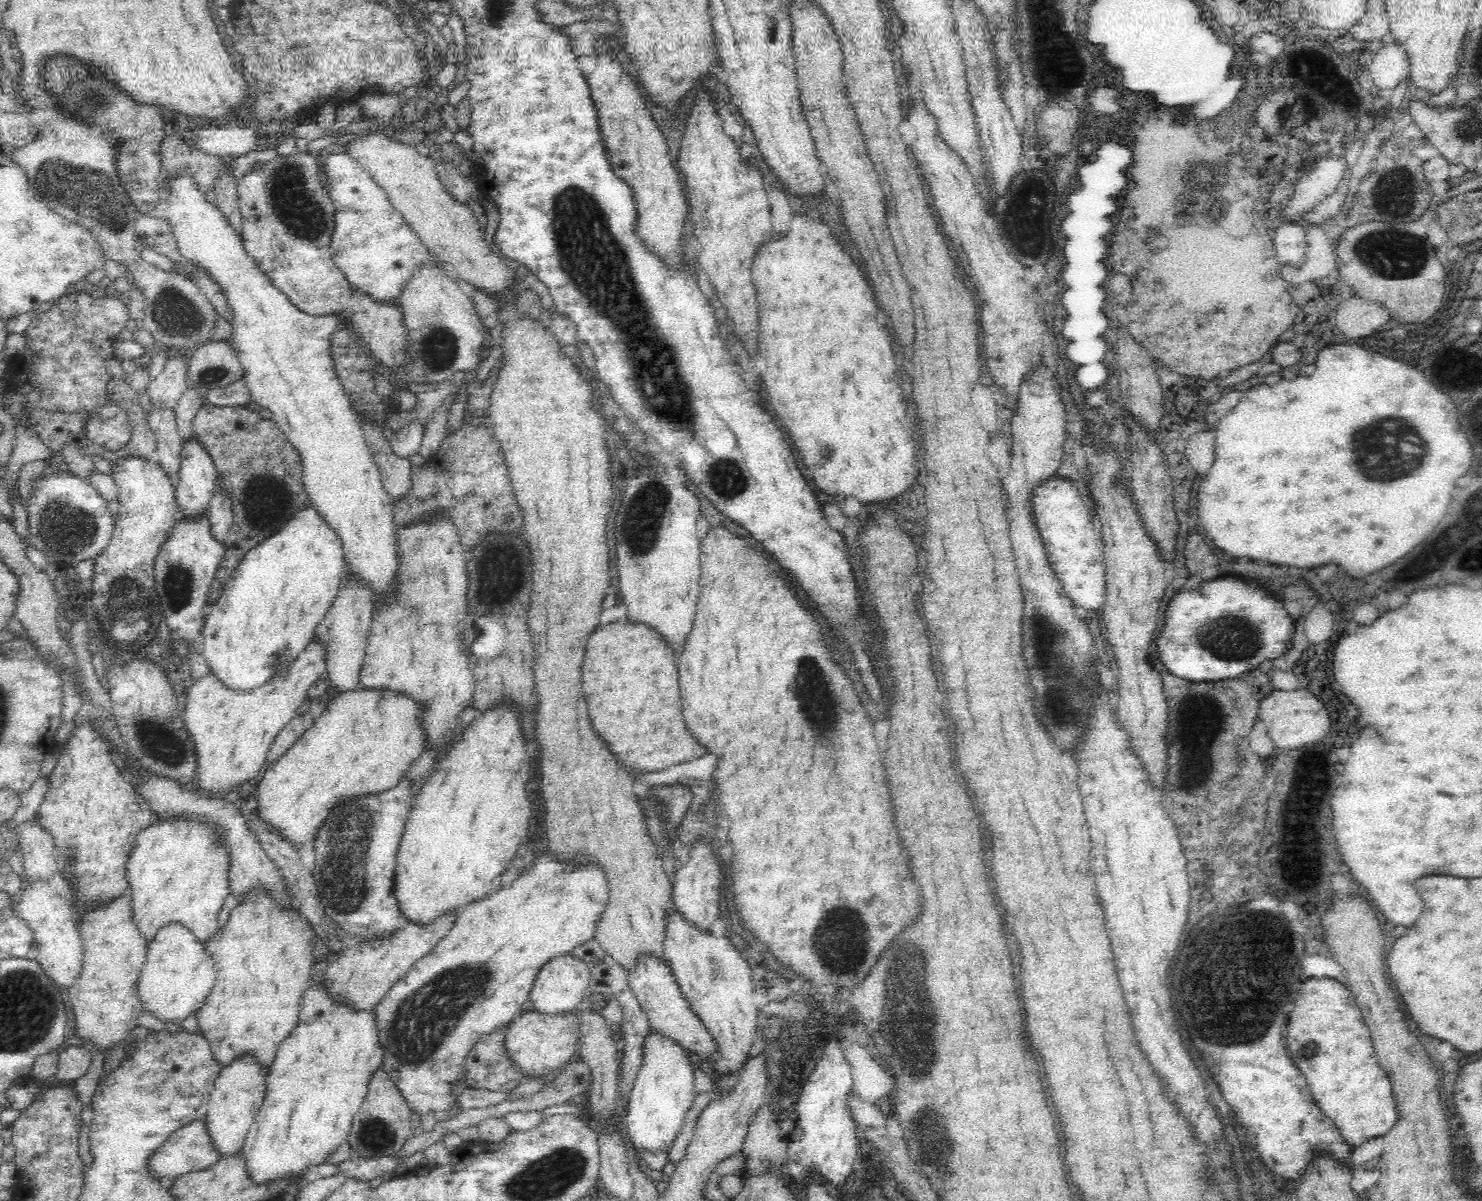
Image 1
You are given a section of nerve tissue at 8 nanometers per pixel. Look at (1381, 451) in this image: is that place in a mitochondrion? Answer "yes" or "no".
yes

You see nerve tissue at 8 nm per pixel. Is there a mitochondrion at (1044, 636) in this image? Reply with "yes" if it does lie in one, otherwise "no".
yes

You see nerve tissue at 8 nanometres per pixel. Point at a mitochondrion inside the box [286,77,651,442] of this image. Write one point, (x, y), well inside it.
(437, 346)

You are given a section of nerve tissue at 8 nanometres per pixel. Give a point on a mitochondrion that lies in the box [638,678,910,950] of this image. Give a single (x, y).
(662, 811)

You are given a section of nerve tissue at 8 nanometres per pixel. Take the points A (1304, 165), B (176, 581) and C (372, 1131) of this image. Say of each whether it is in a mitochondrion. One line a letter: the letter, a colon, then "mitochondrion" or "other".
A: other
B: mitochondrion
C: mitochondrion

